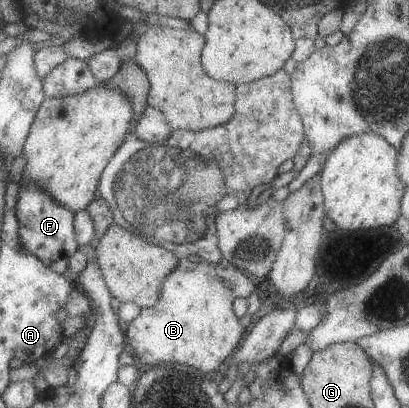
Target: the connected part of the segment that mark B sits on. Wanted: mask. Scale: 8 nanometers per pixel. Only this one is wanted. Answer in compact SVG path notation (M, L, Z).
M181 258L178 267L165 279L161 290L160 301L154 307L143 308L140 315L127 325L128 350L148 368L158 364L186 364L198 368L205 375L220 369L246 337L246 329L242 327L240 318L234 315L234 301L256 291L255 278L226 258L217 264L206 261L193 263L190 259Z

